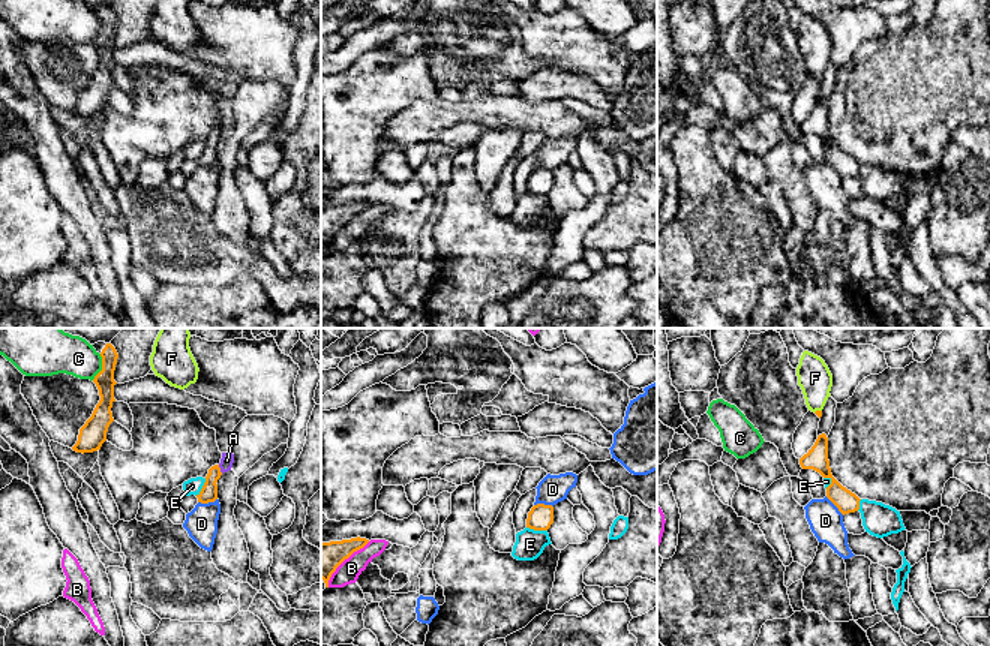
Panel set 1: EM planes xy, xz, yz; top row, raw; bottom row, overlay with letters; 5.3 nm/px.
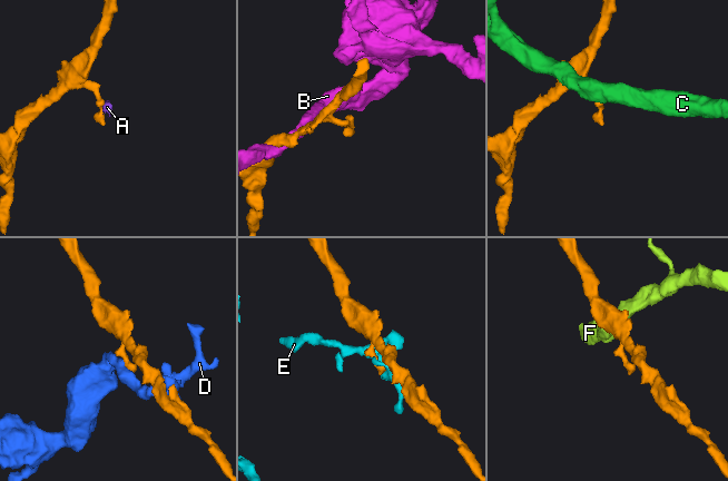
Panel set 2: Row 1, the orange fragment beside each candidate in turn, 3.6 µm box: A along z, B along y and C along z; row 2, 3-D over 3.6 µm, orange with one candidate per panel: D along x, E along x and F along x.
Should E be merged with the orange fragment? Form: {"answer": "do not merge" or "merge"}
{"answer": "do not merge"}

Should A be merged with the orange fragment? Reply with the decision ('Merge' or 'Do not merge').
Do not merge

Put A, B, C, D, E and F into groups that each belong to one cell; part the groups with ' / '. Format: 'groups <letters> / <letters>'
groups A D / B / C / E / F

